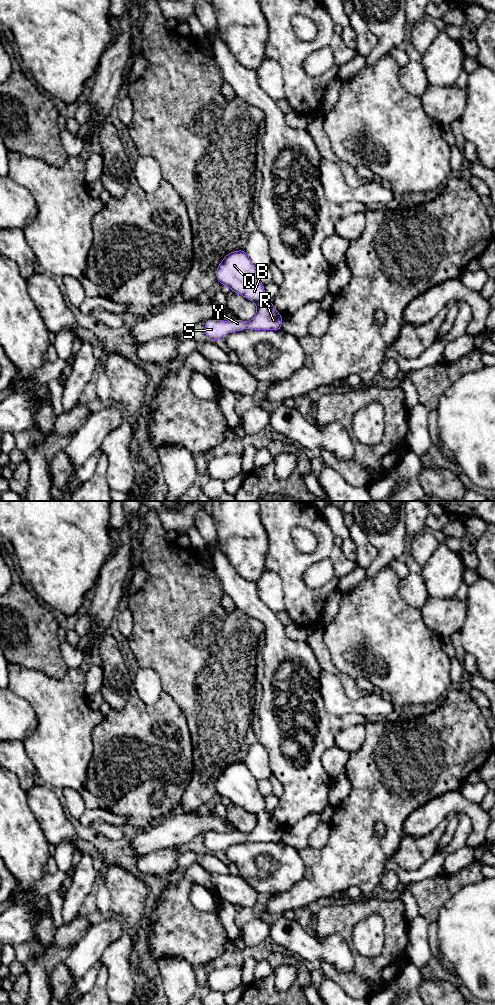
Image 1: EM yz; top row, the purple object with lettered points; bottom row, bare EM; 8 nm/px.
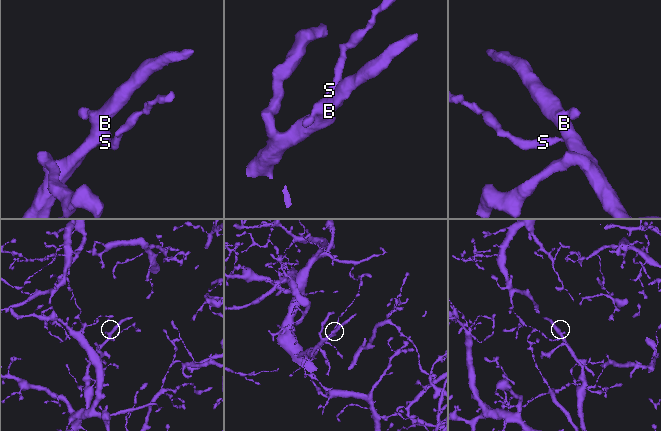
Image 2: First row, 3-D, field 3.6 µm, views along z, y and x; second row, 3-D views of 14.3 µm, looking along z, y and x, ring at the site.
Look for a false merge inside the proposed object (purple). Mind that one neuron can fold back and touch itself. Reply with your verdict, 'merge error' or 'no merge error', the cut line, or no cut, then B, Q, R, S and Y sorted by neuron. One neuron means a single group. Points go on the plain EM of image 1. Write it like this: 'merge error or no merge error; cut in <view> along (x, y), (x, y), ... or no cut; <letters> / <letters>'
no merge error; no cut; B Q R S Y

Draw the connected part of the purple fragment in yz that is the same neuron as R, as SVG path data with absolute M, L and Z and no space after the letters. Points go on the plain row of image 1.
M237 762L225 767L216 781L216 790L219 796L228 798L232 804L254 814L257 823L249 834L238 830L232 833L206 832L204 845L208 852L221 852L224 846L246 840L274 843L282 841L283 829L267 811L257 780L245 762Z

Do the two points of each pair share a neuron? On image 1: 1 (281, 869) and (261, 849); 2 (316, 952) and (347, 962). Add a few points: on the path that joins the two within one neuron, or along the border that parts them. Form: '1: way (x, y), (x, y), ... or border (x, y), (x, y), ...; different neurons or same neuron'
1: way (275, 862), (274, 855), (268, 851); same neuron
2: way (324, 952), (335, 952), (339, 956); same neuron

